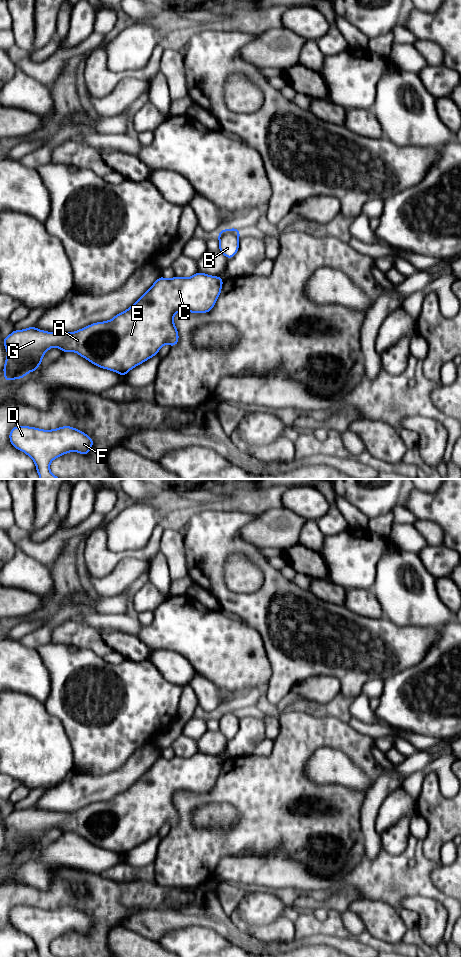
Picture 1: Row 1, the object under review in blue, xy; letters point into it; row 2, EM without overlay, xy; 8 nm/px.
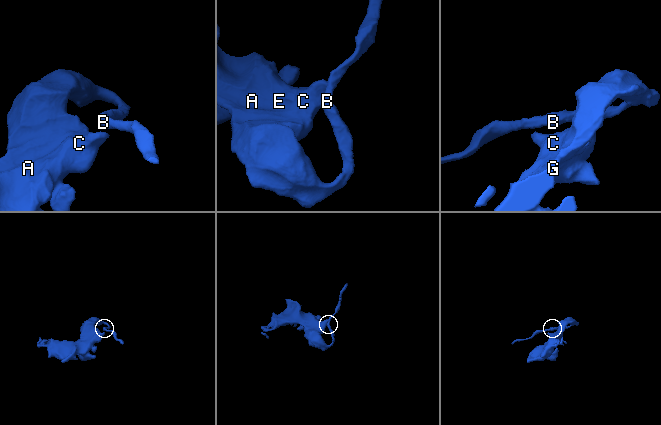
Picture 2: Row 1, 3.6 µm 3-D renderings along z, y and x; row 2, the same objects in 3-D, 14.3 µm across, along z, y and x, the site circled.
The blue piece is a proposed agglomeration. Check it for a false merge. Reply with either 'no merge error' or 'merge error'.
no merge error

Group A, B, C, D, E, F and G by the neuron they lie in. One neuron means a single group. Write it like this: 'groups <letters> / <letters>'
groups A B C D E F G

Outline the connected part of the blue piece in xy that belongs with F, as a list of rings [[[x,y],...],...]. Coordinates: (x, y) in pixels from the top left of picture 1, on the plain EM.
[[[15,906],[9,913],[9,920],[13,927],[24,932],[34,941],[39,957],[56,957],[49,948],[54,939],[69,932],[87,935],[94,924],[92,918],[86,913],[71,906],[62,906],[52,910]]]

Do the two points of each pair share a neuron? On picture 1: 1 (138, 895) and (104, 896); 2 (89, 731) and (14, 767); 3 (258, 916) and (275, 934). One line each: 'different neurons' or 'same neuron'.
1: same neuron
2: different neurons
3: different neurons

